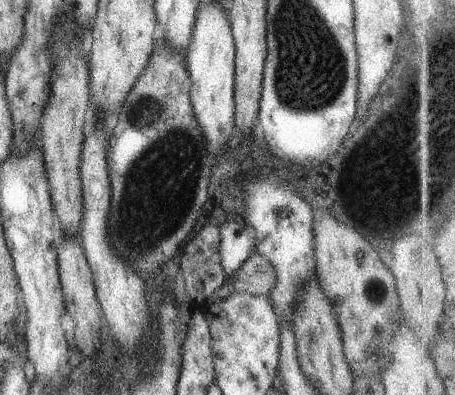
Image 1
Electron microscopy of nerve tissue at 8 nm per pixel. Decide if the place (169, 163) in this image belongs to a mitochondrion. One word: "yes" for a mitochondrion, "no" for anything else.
yes

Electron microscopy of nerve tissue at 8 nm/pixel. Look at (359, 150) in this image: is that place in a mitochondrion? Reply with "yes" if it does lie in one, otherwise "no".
no

